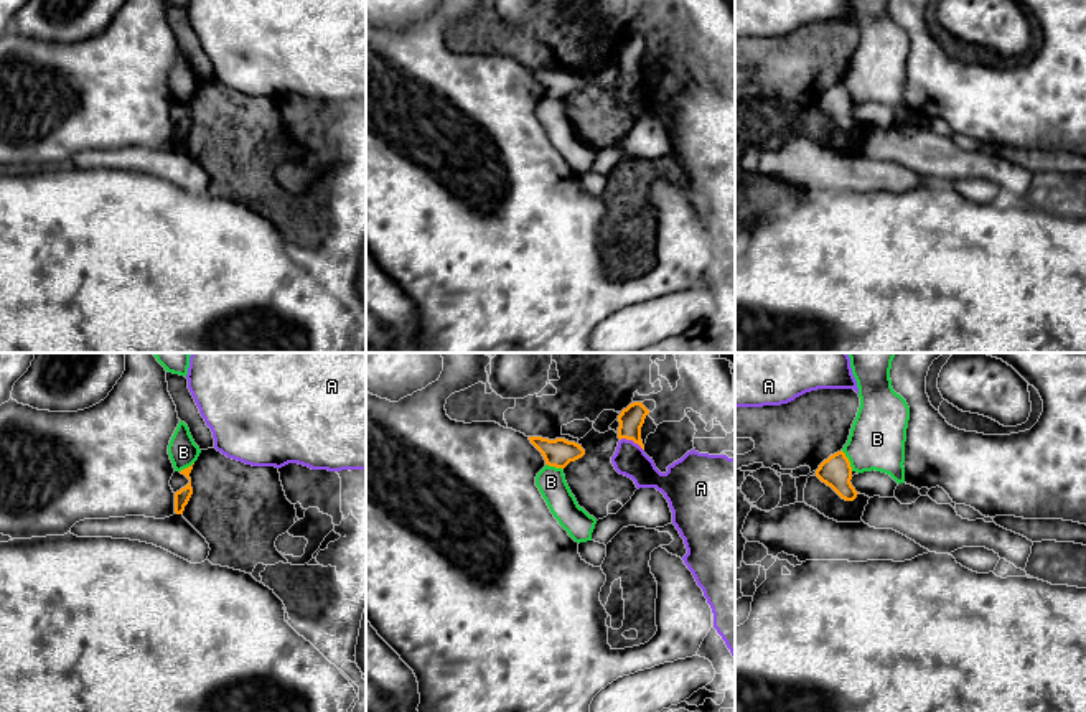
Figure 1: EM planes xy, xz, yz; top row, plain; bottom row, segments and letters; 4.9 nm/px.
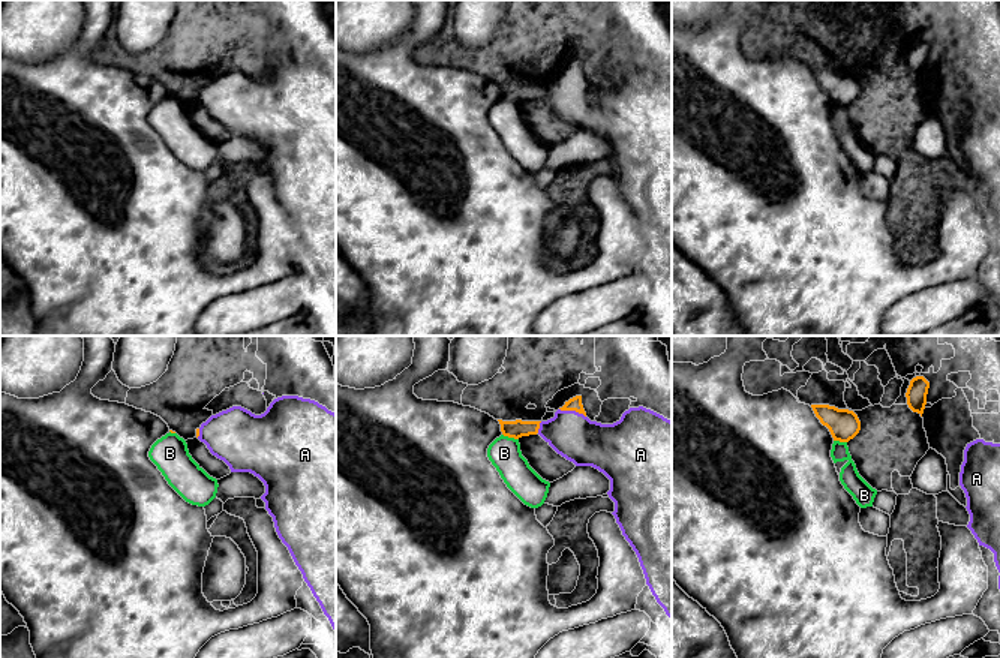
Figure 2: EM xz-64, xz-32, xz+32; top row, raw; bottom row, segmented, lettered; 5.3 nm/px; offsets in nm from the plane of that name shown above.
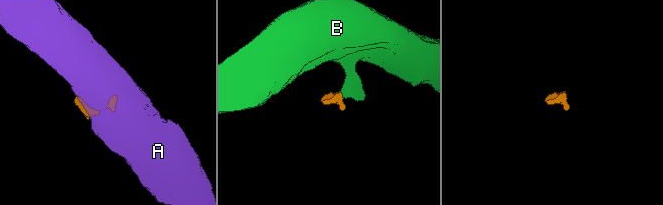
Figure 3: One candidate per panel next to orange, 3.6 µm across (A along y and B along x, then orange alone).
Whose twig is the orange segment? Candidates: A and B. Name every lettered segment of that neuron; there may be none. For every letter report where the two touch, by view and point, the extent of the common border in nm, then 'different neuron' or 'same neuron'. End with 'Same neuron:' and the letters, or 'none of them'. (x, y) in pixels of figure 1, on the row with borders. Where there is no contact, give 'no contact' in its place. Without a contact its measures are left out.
A: contact xz (631, 439); length 130 nm; same neuron
B: contact yz (847, 460); length 120 nm; different neuron
Same neuron: A

